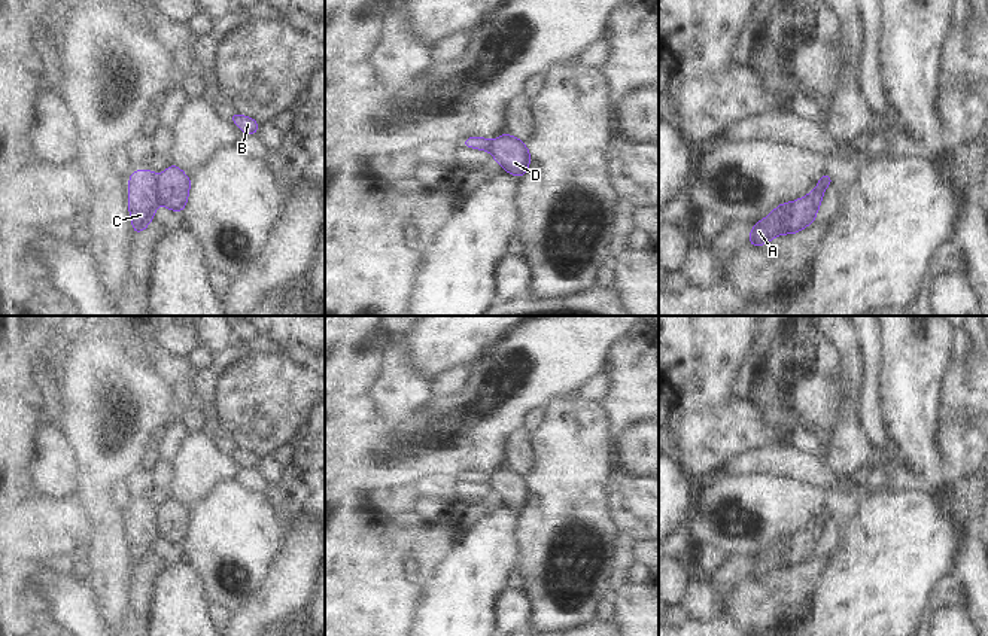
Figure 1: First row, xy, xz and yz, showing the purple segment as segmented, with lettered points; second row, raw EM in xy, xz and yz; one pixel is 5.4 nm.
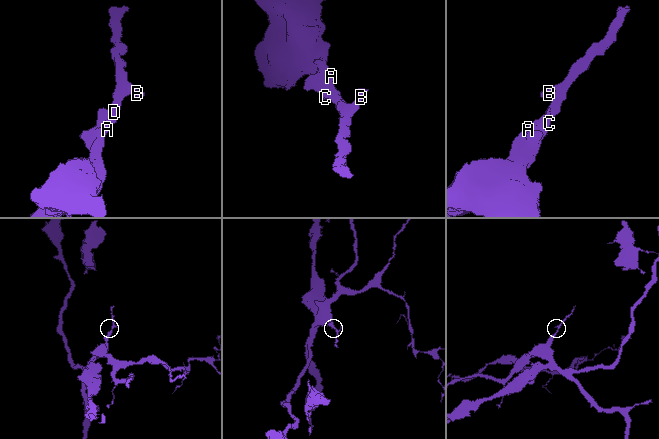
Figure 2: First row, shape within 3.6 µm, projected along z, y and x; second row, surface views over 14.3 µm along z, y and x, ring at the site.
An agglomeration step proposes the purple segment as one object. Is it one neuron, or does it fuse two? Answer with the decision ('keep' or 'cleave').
cleave

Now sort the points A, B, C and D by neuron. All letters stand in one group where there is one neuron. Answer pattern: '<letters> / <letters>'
A B D / C

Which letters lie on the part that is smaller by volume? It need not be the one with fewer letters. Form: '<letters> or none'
A, B, D

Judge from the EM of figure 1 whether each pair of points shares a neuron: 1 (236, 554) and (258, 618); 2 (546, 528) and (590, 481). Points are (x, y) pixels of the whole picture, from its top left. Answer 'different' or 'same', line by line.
1: different
2: same

